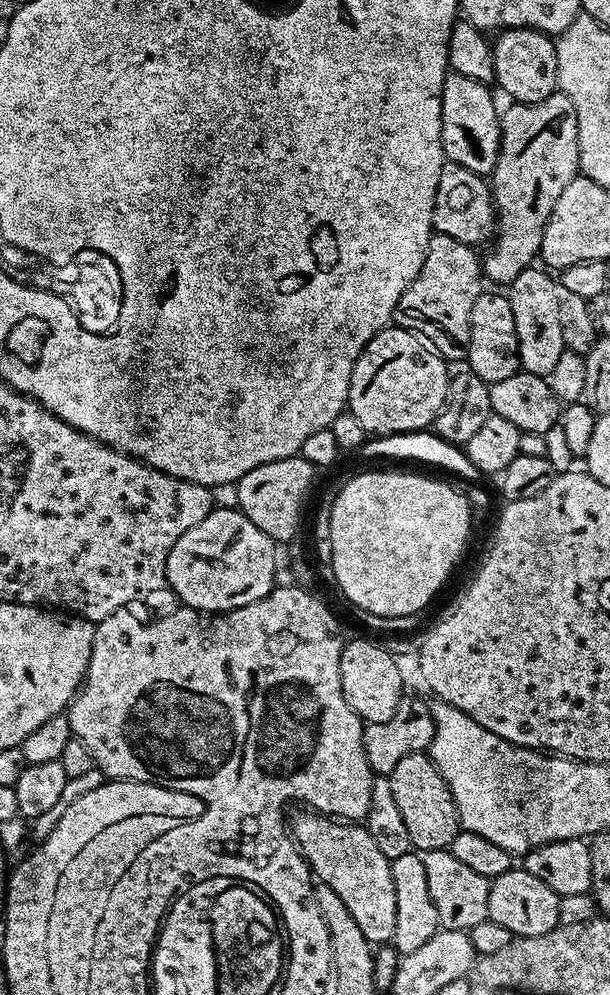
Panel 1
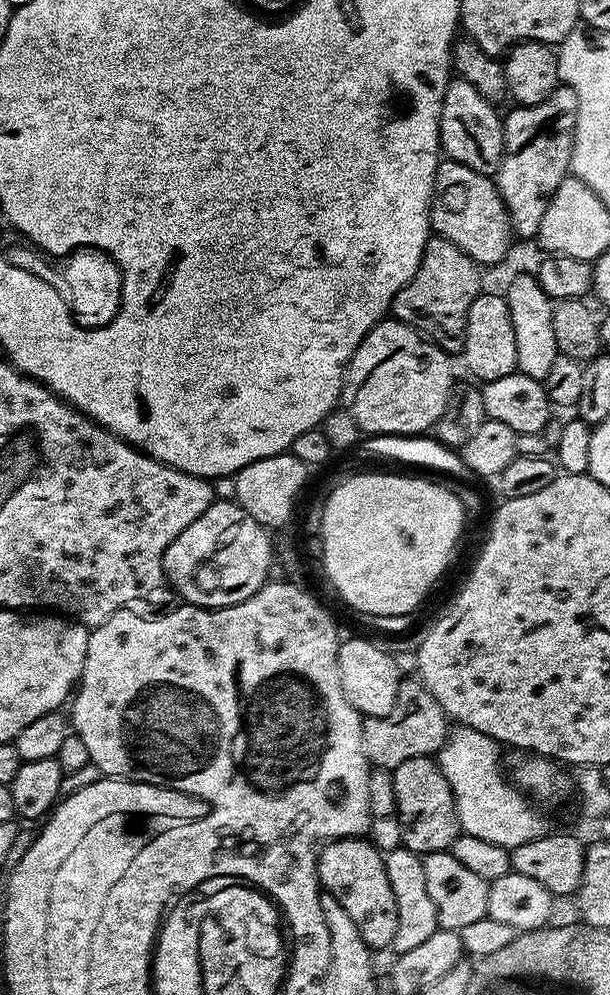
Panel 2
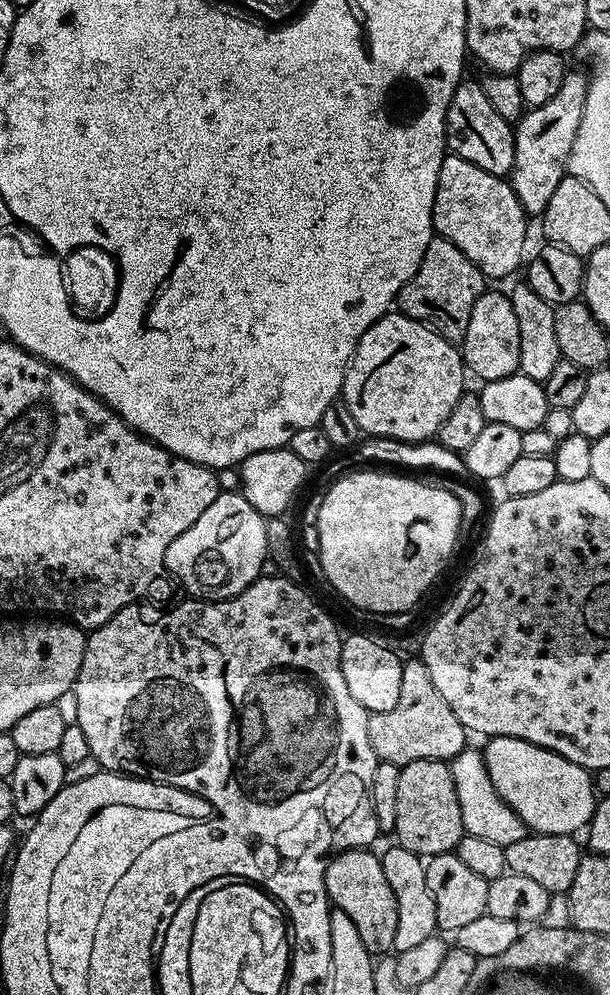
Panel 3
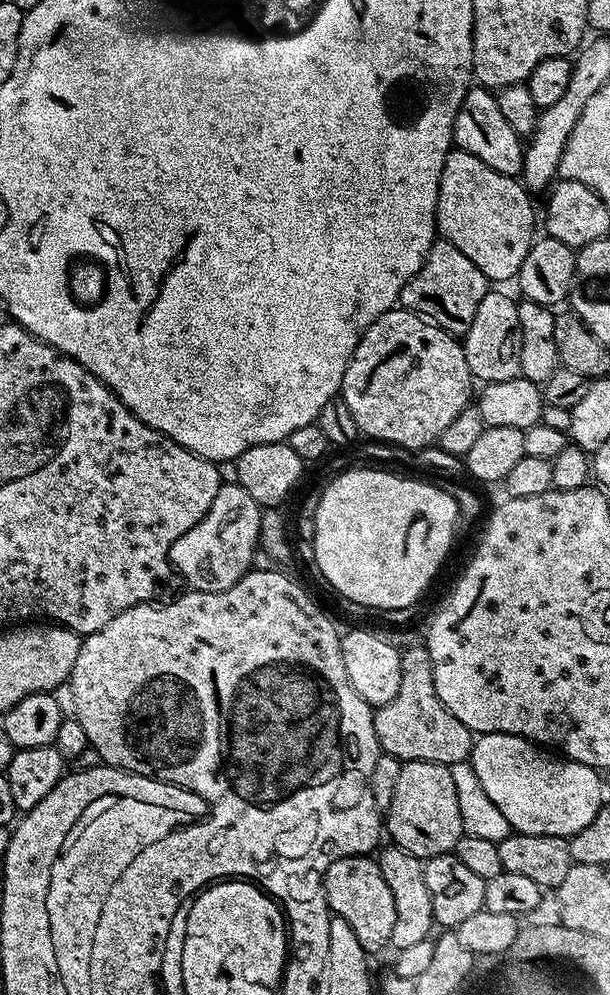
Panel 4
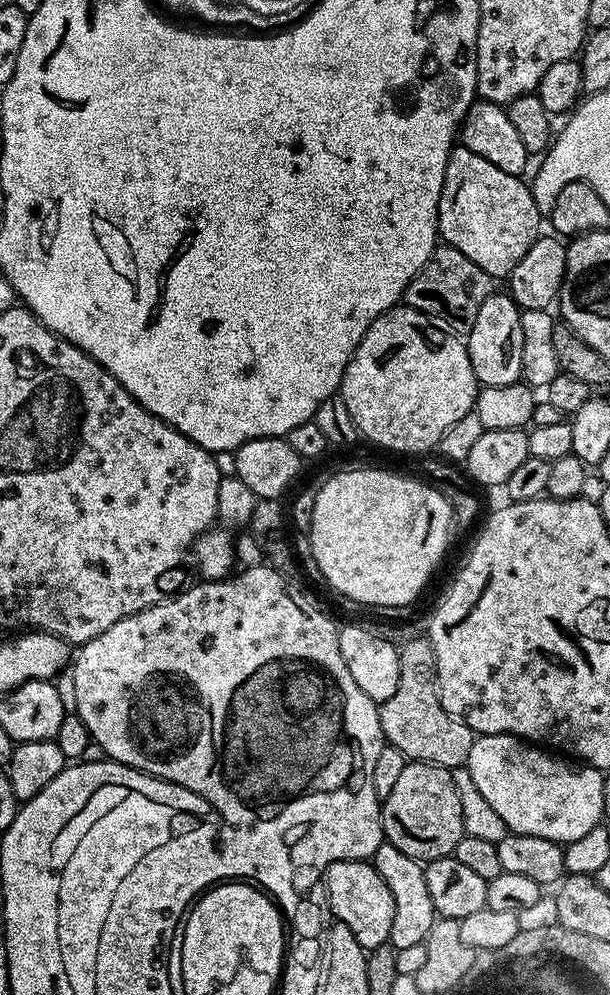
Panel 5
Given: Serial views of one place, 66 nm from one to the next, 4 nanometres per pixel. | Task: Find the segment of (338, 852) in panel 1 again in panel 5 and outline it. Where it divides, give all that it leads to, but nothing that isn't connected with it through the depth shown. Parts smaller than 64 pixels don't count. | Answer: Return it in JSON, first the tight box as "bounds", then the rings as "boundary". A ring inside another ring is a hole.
{"bounds":[322,858,394,950],"boundary":[[[351,858],[339,860],[324,869],[322,883],[331,915],[339,923],[350,926],[363,948],[373,950],[388,944],[390,926],[394,926],[394,894],[382,882],[375,863]]]}

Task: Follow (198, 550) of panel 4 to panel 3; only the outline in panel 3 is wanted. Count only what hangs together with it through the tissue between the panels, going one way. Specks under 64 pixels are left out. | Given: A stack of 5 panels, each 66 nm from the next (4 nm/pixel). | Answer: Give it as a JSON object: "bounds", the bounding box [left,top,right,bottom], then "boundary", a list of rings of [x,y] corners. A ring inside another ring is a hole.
{"bounds":[164,491,268,600],"boundary":[[[221,491],[220,496],[206,506],[202,518],[170,542],[164,567],[180,579],[189,597],[228,600],[260,579],[268,559],[266,517],[254,510],[239,491]]]}

